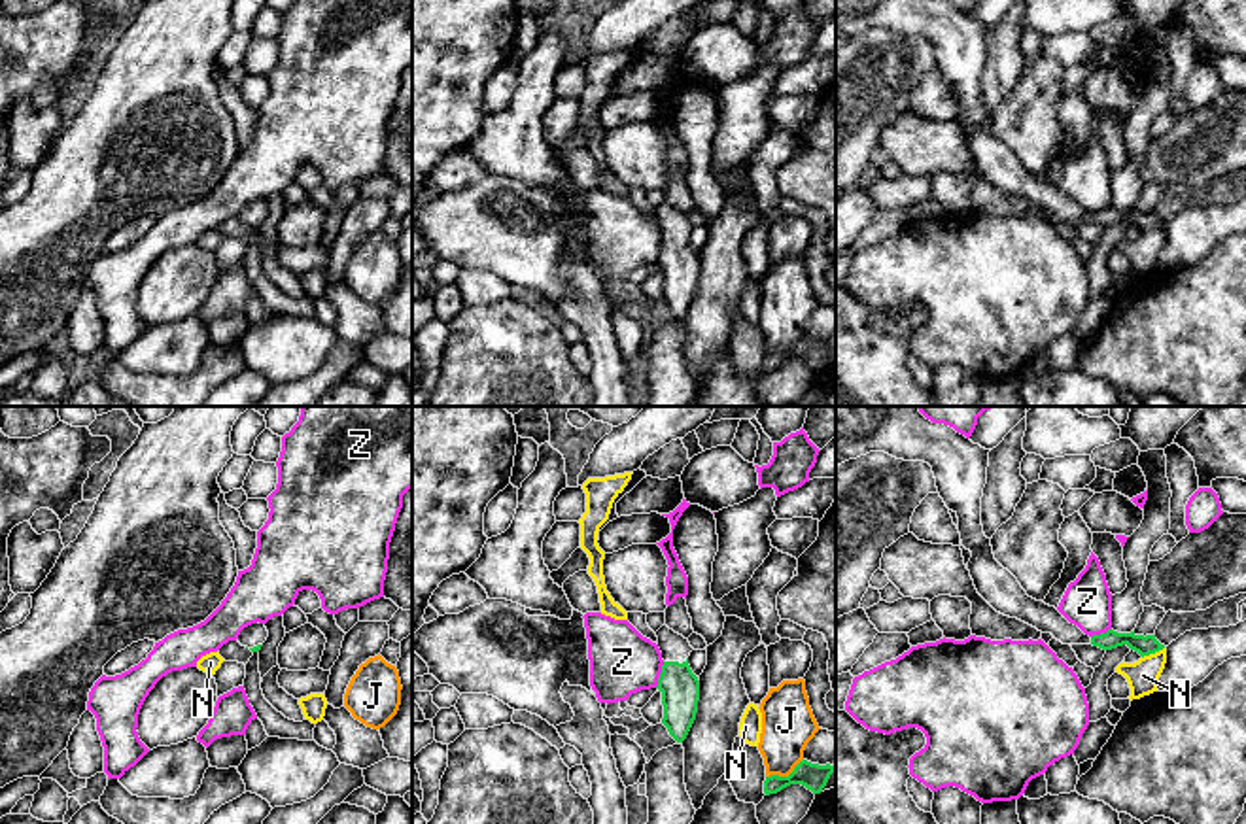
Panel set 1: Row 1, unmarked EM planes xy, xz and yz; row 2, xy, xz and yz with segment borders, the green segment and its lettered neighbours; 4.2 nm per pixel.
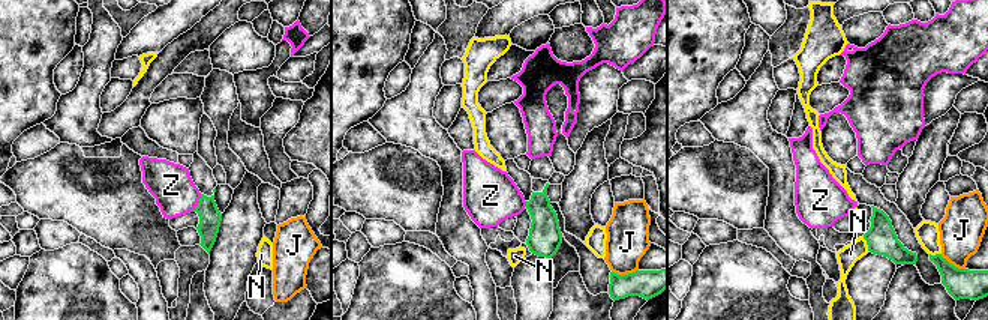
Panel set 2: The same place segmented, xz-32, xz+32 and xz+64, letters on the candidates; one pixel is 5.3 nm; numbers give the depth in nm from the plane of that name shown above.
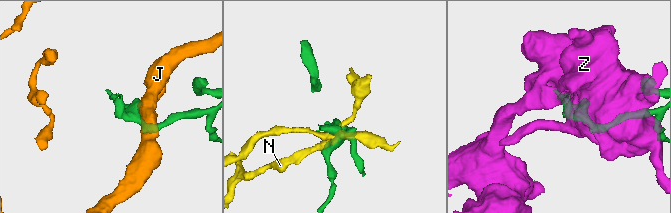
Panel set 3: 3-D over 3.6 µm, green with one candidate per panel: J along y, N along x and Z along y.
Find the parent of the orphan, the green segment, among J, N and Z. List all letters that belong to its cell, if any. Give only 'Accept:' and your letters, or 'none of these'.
Accept: none of these

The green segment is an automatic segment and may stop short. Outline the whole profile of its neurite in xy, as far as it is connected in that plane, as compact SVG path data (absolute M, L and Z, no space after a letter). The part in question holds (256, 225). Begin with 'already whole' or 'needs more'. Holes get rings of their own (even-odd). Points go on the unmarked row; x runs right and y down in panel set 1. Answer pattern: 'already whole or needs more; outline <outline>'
needs more; outline M257 198L257 200L244 204L236 217L242 223L248 223L251 229L259 229L263 219L267 217L267 214L268 214L268 208L267 208L265 200Z

